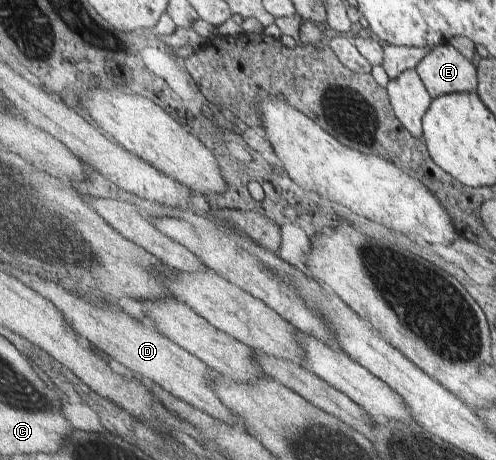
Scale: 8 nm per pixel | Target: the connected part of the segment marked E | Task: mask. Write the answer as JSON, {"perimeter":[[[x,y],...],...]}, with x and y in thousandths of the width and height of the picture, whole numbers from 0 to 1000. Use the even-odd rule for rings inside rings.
{"perimeter":[[[905,91],[867,109],[839,150],[873,215],[911,202],[954,202],[966,185],[960,143]]]}

